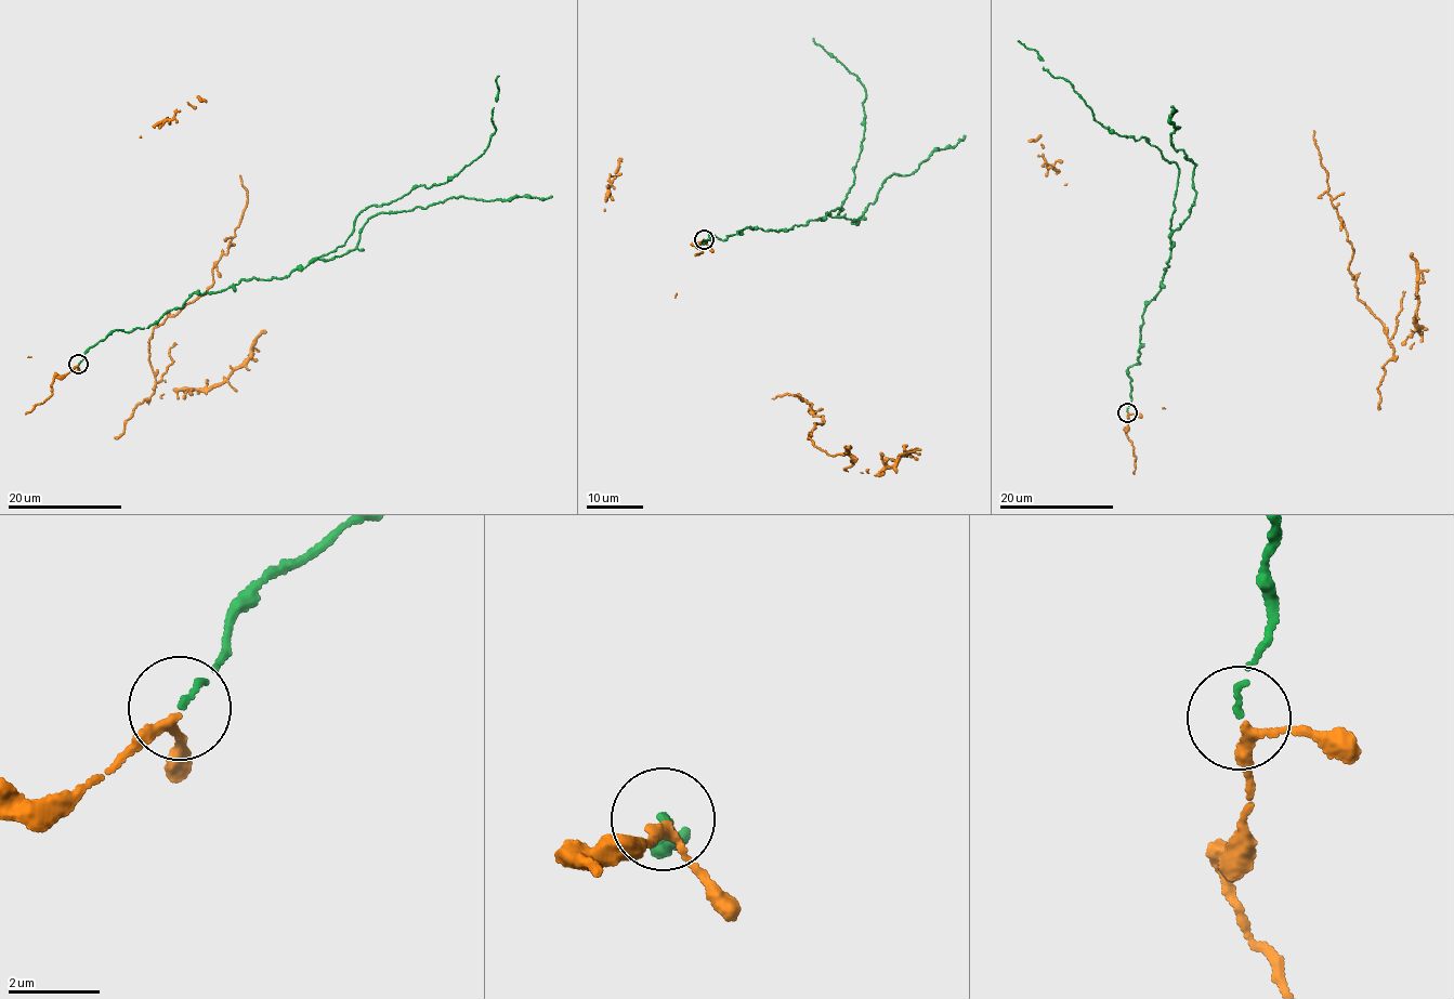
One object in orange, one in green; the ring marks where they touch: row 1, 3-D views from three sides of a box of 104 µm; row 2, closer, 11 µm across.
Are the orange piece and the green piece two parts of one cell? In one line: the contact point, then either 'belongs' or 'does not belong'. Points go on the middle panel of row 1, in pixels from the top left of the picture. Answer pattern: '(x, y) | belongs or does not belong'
(704, 239) | belongs

